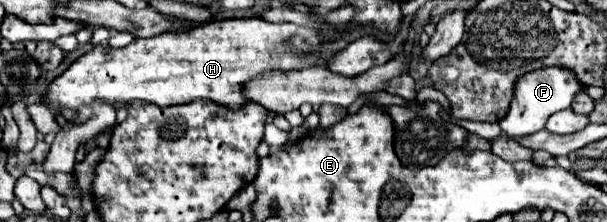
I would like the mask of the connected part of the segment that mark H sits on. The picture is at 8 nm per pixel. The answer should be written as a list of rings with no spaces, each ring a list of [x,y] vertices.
[[[254,17],[254,19],[212,21],[212,23],[204,23],[204,25],[180,31],[180,33],[168,31],[168,33],[160,33],[150,39],[134,39],[130,45],[126,45],[122,49],[96,45],[92,51],[88,51],[80,59],[76,59],[58,79],[54,79],[46,101],[54,113],[60,113],[60,107],[70,107],[70,109],[78,111],[78,107],[88,105],[96,99],[116,103],[118,107],[128,105],[130,101],[136,101],[136,99],[146,101],[146,103],[154,103],[158,107],[182,105],[182,103],[190,103],[194,99],[210,99],[210,101],[216,101],[216,103],[226,105],[230,109],[240,109],[240,105],[246,103],[244,93],[242,93],[244,91],[242,83],[262,75],[268,69],[286,69],[288,71],[288,69],[304,69],[304,67],[316,65],[314,59],[320,57],[320,53],[308,53],[304,57],[296,57],[288,49],[290,37],[294,33],[308,39],[308,43],[318,43],[316,31],[312,31],[312,29],[304,29],[294,23],[280,23],[280,25],[268,23],[264,19]]]

